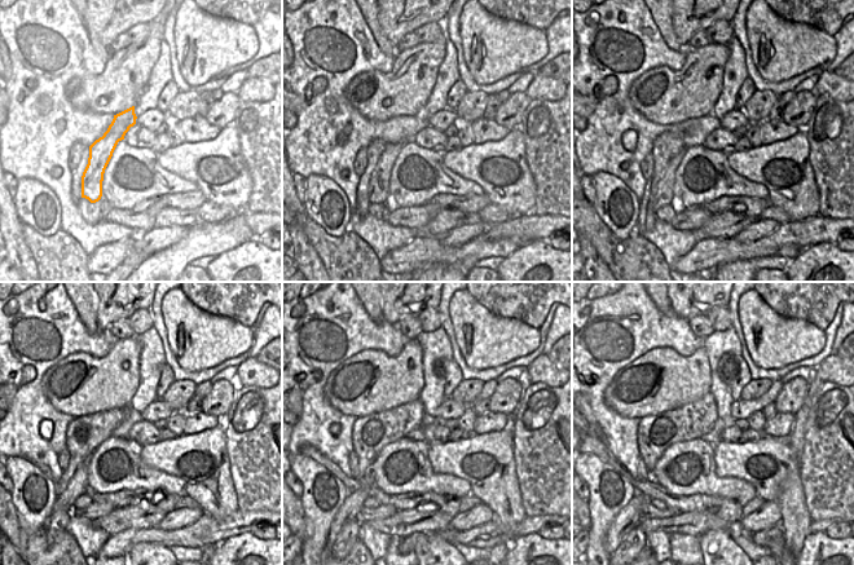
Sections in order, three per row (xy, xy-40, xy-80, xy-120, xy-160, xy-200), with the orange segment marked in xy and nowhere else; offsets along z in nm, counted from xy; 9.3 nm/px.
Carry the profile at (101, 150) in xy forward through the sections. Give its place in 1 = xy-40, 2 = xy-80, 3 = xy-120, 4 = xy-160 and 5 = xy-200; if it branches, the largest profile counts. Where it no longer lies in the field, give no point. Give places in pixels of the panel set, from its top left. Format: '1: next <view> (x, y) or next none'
1: next xy-40 (379, 182)
2: next xy-80 (664, 195)
3: next xy-120 (78, 485)
4: next xy-160 (350, 510)
5: next xy-200 (629, 517)

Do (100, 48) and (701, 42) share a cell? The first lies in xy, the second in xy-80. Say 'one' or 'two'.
two

